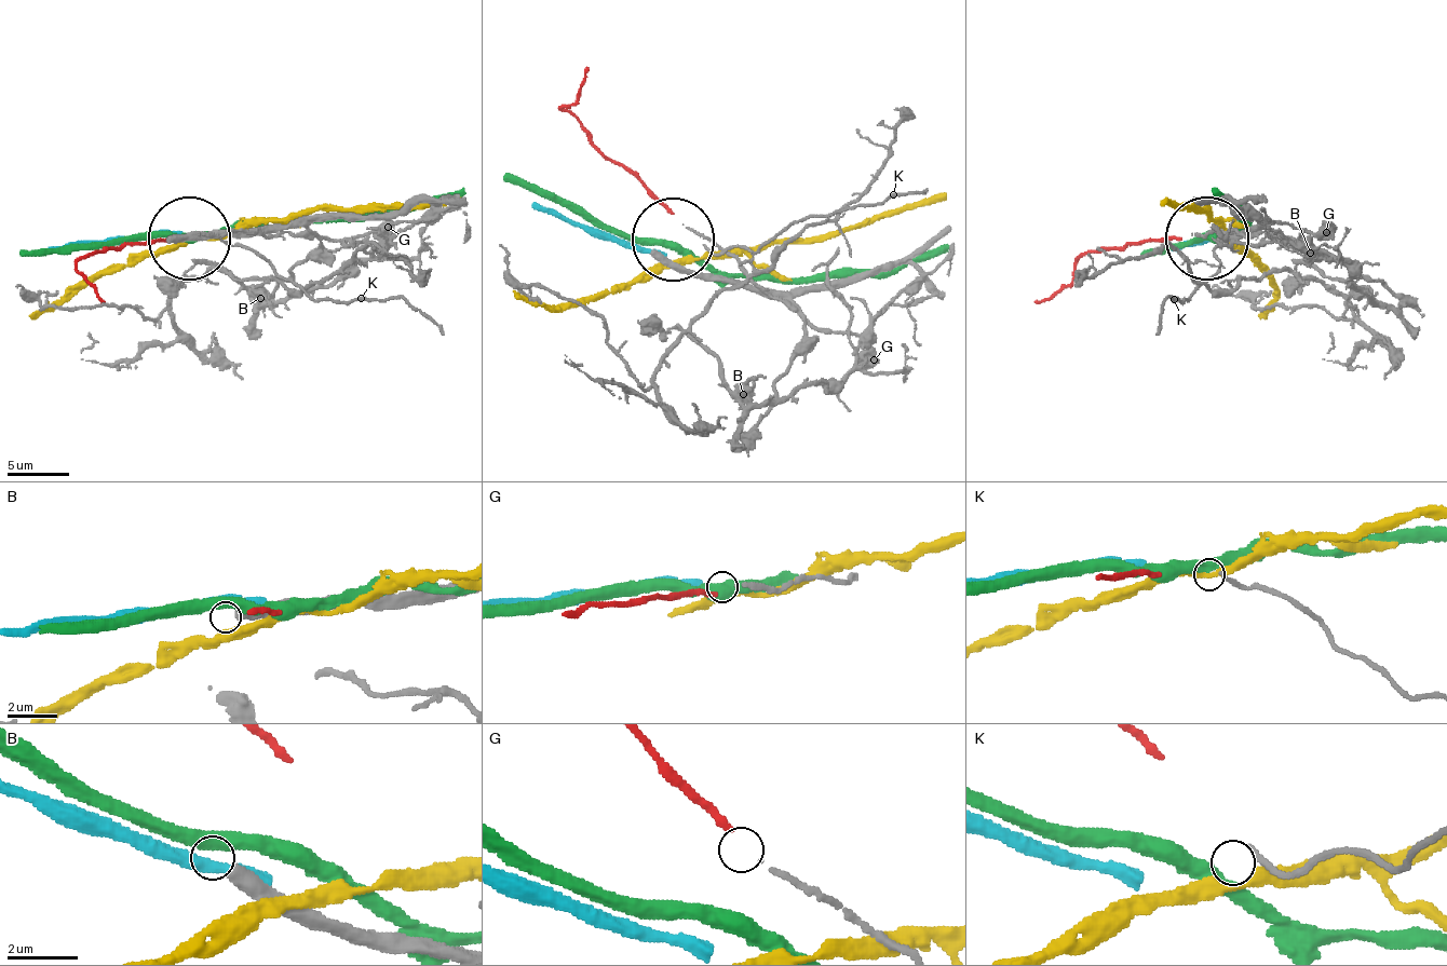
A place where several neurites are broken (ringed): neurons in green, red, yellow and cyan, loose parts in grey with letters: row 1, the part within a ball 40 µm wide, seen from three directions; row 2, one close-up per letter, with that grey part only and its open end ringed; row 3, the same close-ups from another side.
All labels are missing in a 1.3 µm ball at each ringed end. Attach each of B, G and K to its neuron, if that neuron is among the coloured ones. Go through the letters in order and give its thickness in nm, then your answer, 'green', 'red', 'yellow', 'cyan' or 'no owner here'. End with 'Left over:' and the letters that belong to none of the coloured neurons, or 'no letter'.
B: calibre 440 nm; no owner here
G: calibre 130 nm; red
K: calibre 170 nm; green
Left over: B

